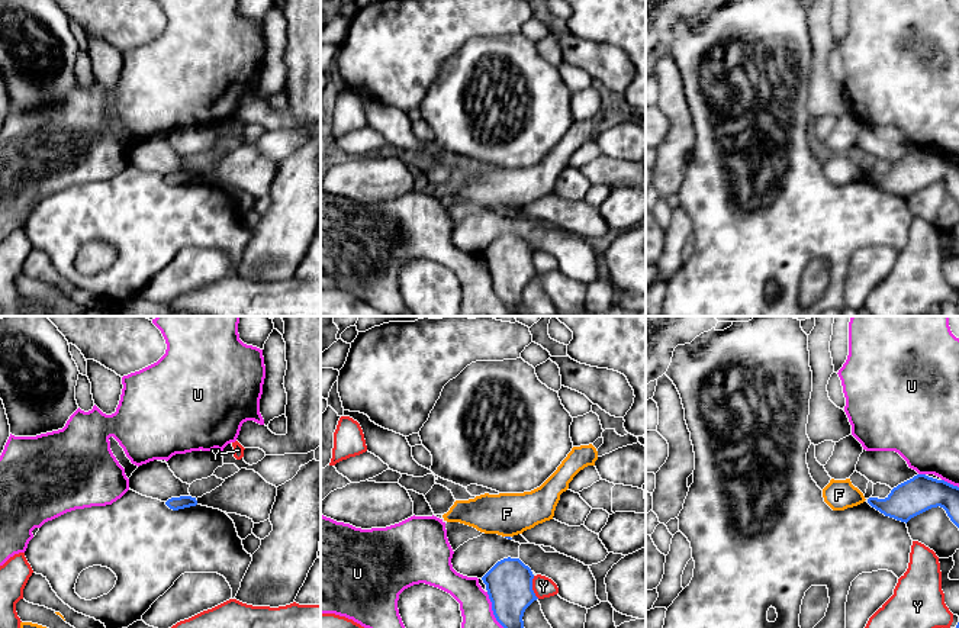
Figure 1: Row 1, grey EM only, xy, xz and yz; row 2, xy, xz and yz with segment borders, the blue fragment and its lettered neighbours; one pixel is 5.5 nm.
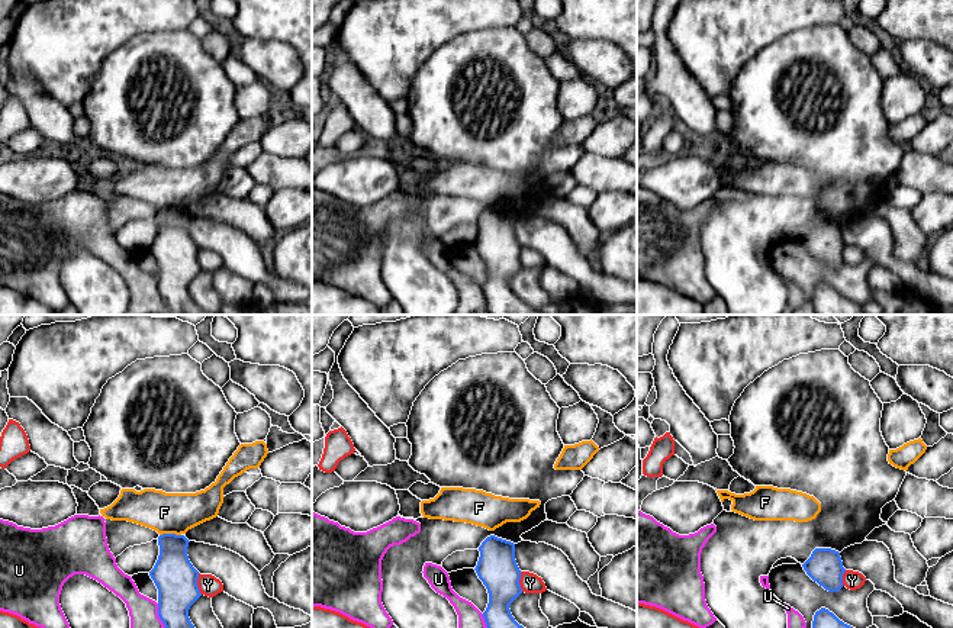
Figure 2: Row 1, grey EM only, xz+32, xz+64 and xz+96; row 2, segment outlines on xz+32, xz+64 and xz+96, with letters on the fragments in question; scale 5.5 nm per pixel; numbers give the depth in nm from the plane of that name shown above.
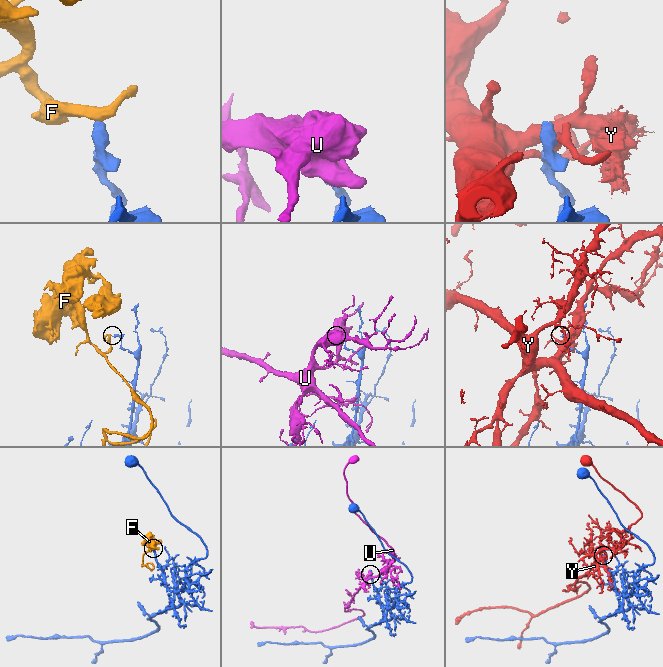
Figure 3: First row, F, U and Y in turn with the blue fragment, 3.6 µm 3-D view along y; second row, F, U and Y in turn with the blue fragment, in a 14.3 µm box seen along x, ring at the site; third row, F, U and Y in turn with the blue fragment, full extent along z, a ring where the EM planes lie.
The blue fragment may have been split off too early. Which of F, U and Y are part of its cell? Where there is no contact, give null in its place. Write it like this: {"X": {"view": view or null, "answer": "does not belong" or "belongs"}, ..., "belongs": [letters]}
{"F": {"view": "xz", "answer": "does not belong"}, "U": {"view": "xz", "answer": "does not belong"}, "Y": {"view": "xz", "answer": "does not belong"}, "belongs": []}

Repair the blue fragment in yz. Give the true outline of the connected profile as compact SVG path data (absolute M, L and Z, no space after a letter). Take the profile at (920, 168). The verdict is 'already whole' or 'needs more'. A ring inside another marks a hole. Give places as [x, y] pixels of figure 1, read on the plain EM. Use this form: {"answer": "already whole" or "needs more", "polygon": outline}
{"answer": "already whole", "polygon": "M917 149L898 160L885 174L869 173L868 178L885 191L905 199L911 193L940 181L959 203L959 162L926 149Z"}

